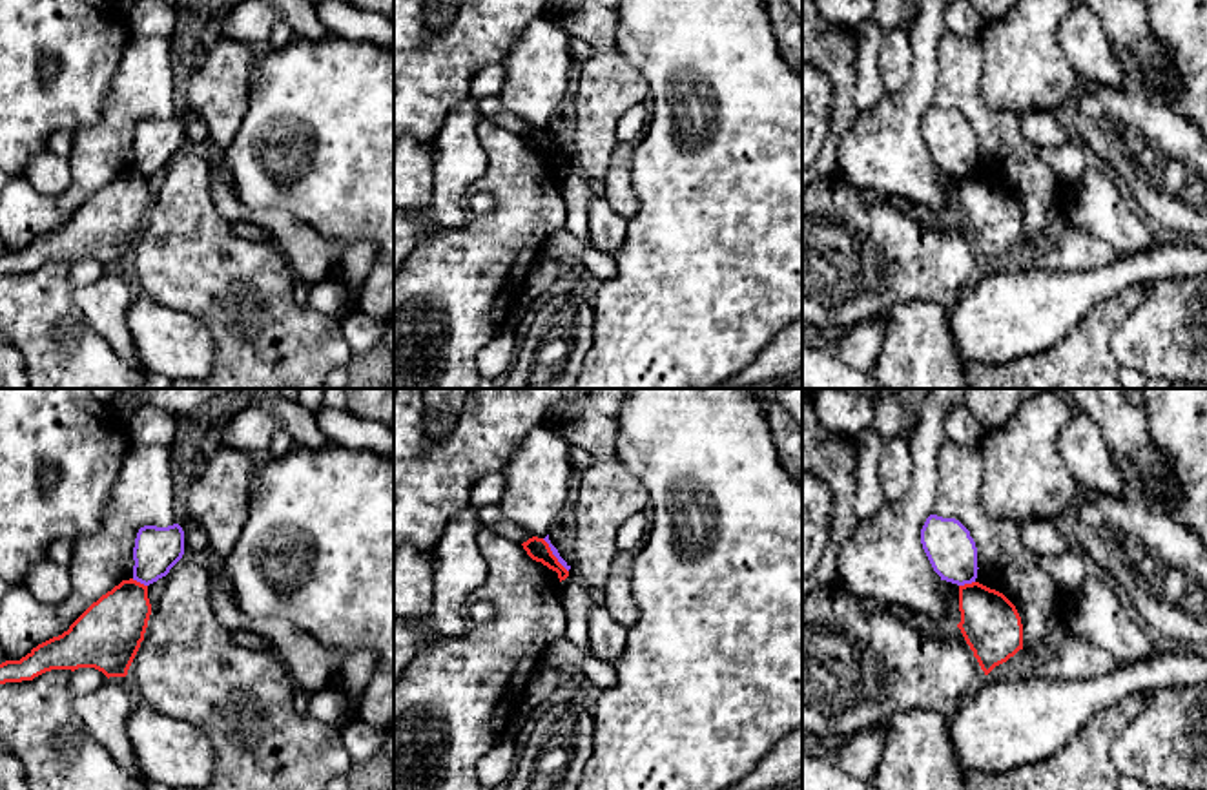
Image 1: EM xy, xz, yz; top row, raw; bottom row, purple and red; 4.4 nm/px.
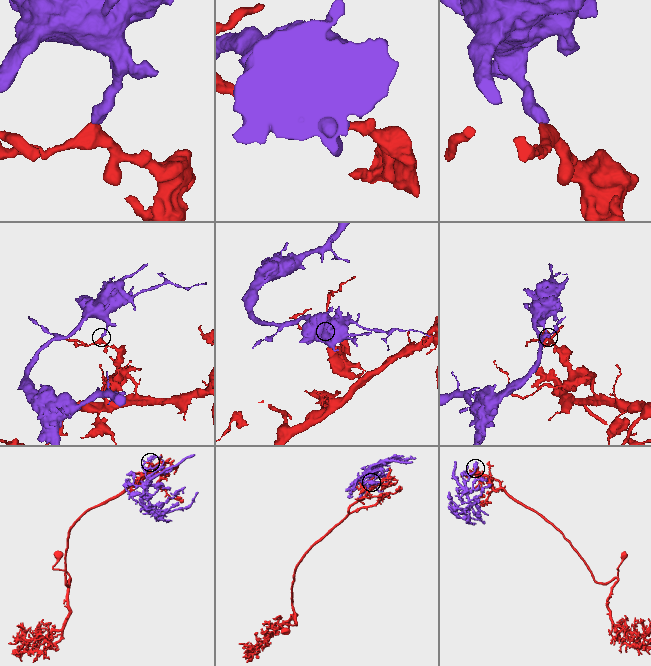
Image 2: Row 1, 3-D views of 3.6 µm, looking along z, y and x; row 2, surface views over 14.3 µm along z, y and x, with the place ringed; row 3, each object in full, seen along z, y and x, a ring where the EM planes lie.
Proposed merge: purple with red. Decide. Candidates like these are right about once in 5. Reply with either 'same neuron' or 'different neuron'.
different neuron

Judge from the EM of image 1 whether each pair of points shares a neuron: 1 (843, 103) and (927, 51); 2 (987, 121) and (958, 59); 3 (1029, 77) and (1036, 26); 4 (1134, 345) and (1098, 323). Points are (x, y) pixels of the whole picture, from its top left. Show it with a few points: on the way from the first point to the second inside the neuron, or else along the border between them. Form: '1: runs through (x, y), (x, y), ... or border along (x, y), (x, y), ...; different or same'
1: border along (859, 112), (837, 150); different
2: runs through (972, 106), (958, 88), (958, 73); same
3: runs through (1029, 64), (1029, 39); same
4: border along (1142, 300), (1111, 338), (1111, 353), (1120, 367); different

